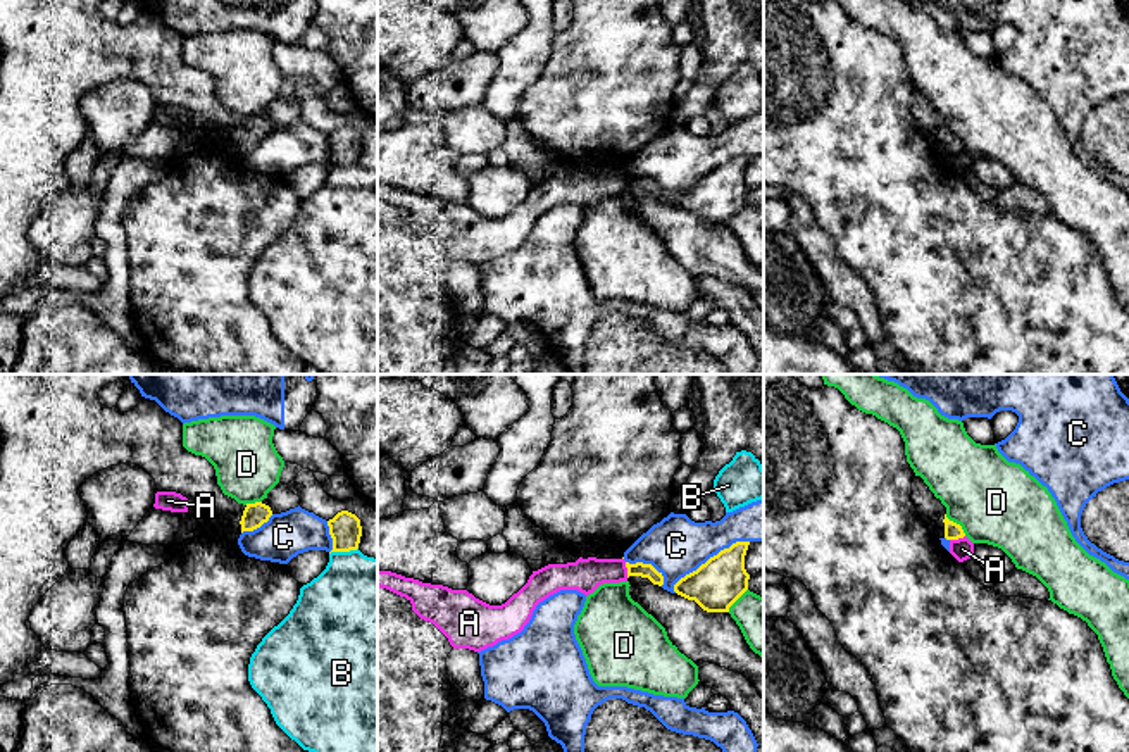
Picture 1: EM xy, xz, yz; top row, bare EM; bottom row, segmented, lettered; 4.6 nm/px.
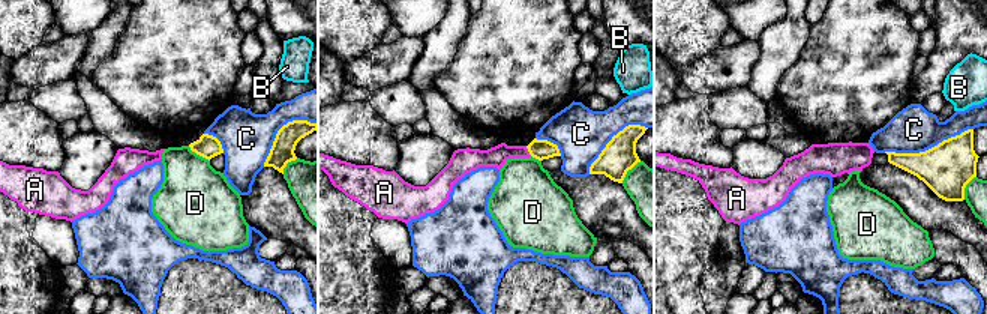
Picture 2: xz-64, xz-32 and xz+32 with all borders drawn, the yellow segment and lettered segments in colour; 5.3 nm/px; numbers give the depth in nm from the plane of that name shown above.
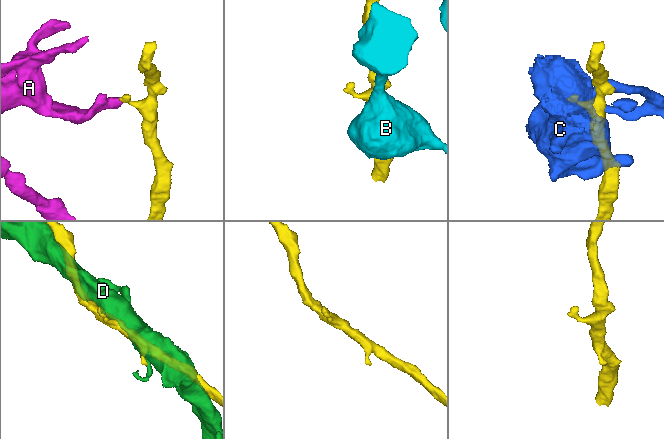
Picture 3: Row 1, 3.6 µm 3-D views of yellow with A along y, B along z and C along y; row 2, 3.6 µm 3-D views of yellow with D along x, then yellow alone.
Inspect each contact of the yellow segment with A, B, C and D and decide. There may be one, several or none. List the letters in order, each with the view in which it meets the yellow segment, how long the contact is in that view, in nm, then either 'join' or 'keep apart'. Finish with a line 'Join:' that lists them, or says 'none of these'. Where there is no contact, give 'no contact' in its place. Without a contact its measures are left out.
A: meets yellow in xz; contact 70 nm long; keep apart
B: meets yellow in xy; contact 140 nm long; keep apart
C: meets yellow in xz; contact 420 nm long; keep apart
D: meets yellow in yz; contact 140 nm long; keep apart
Join: none of these

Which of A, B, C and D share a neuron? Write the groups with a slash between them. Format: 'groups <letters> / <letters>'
groups A / B / C / D

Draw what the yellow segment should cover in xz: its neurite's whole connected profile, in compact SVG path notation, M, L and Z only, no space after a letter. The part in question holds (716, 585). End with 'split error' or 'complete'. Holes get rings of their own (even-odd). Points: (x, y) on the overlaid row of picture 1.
M736 542L710 557L696 571L674 585L674 592L695 600L707 612L729 612L729 607L748 590L750 574L745 555L750 542Z; complete

